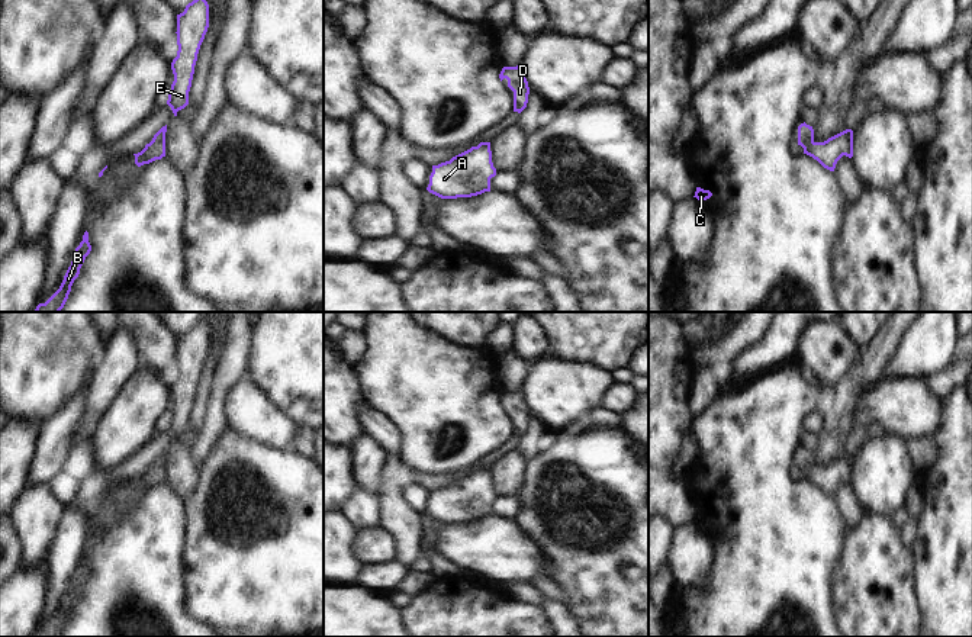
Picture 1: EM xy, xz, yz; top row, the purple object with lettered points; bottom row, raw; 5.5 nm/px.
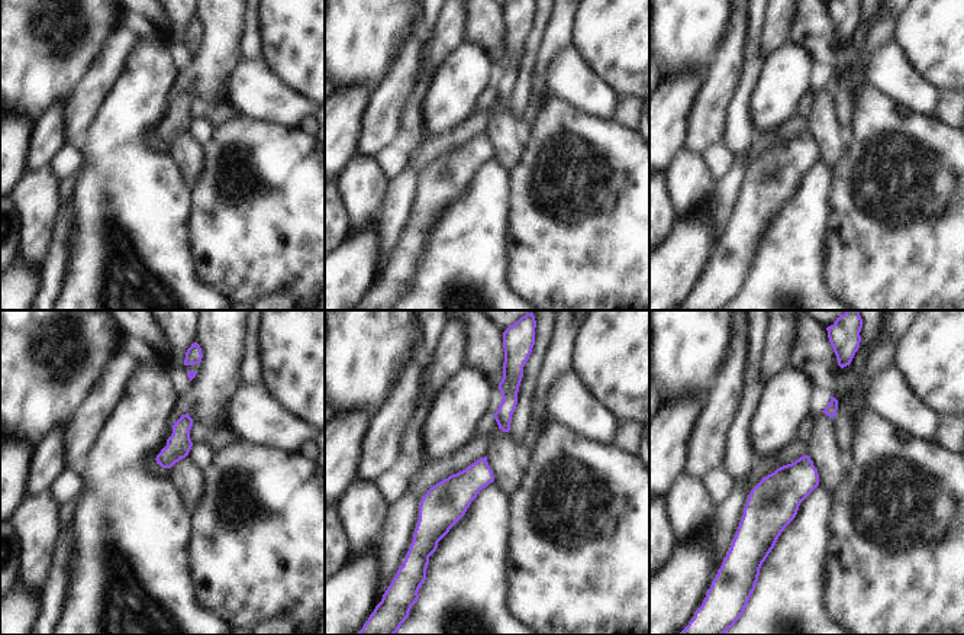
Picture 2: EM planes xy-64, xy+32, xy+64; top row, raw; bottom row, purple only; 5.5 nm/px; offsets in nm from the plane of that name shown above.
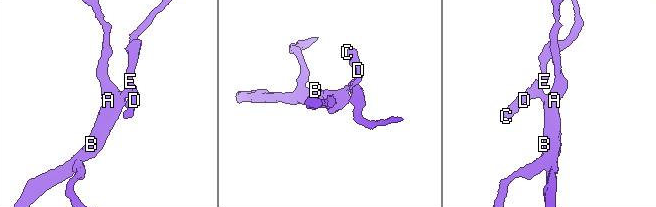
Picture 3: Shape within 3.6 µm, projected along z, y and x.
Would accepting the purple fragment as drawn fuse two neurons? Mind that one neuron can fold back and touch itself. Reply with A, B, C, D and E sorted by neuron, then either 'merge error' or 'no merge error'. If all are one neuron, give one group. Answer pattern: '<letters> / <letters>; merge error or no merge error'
A B C D E; no merge error

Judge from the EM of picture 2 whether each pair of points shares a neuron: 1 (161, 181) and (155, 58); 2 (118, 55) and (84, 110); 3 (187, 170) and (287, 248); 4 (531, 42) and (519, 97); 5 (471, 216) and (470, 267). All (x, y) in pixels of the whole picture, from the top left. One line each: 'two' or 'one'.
1: one
2: one
3: two
4: one
5: one

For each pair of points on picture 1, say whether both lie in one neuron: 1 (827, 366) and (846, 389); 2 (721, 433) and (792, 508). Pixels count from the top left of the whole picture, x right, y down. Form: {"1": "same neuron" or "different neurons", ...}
{"1": "different neurons", "2": "same neuron"}

